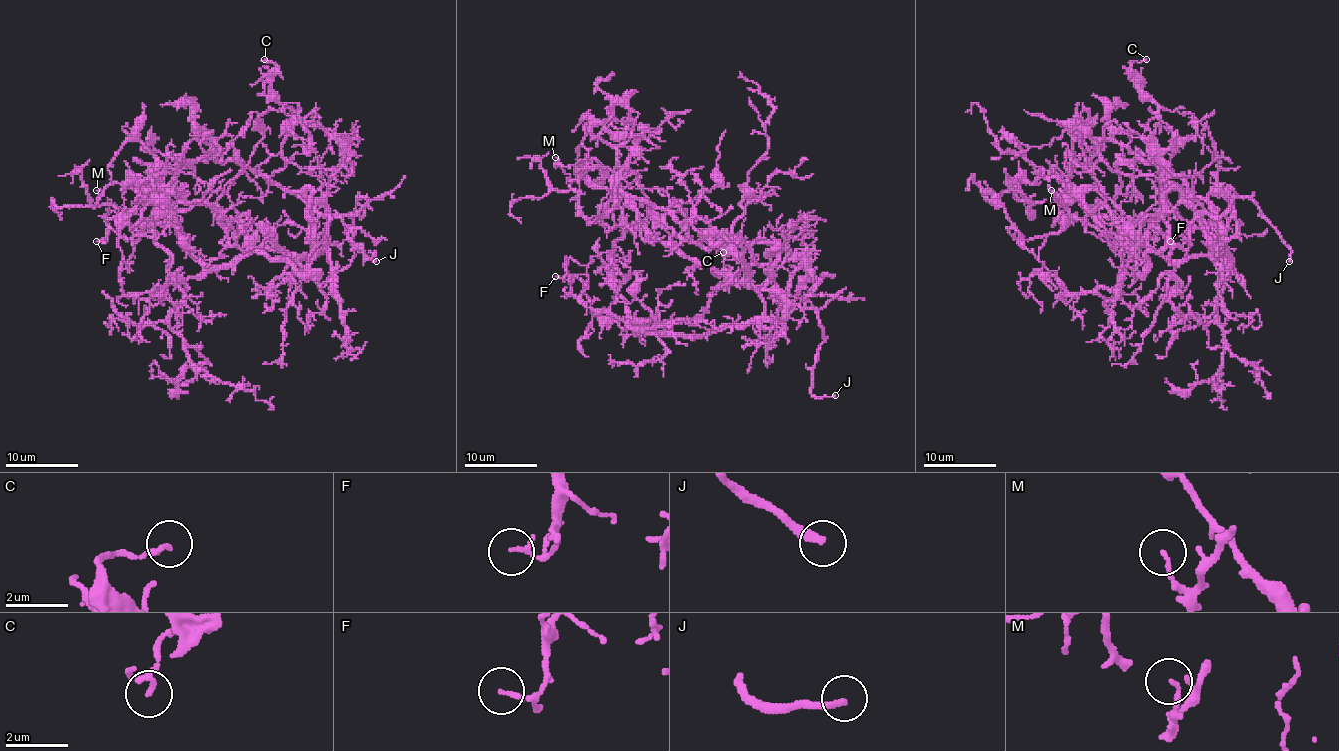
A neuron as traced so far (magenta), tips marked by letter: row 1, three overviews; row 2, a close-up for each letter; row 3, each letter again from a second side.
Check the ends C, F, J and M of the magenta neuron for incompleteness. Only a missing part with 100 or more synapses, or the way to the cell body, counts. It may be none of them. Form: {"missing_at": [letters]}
{"missing_at": ["J"]}

